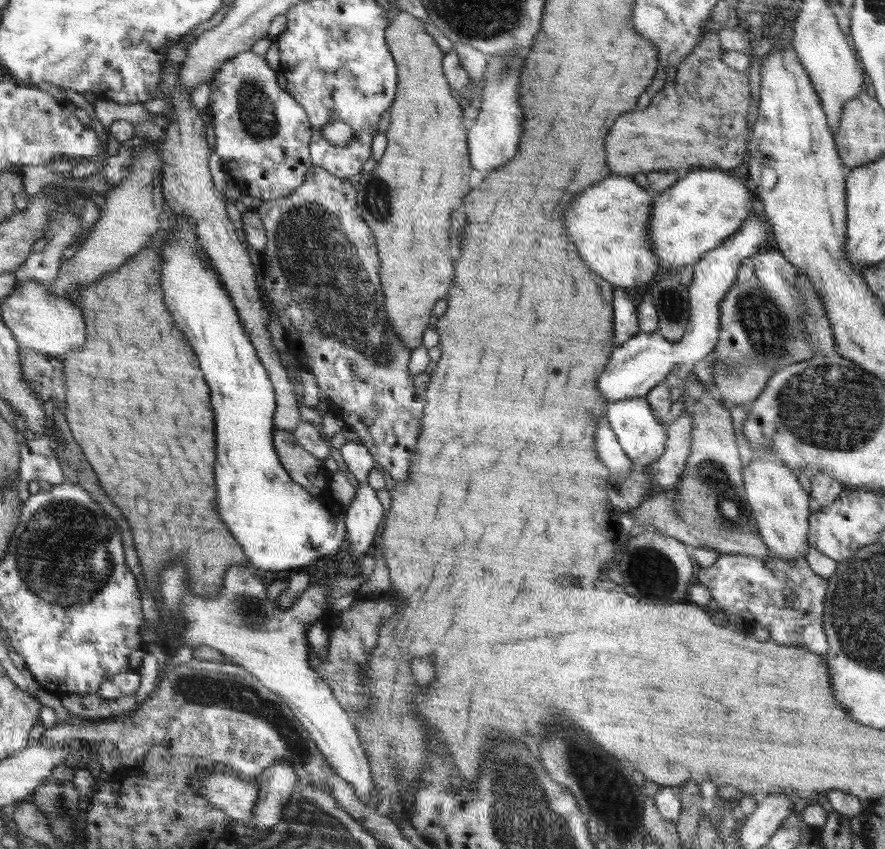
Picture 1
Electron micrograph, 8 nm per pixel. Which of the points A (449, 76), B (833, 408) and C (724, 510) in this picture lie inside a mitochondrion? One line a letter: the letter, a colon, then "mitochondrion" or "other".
A: other
B: mitochondrion
C: mitochondrion

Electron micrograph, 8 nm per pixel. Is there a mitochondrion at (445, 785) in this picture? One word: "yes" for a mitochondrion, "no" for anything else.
yes

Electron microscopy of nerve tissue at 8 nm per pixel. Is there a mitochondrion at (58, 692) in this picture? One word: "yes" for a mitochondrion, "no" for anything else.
no

